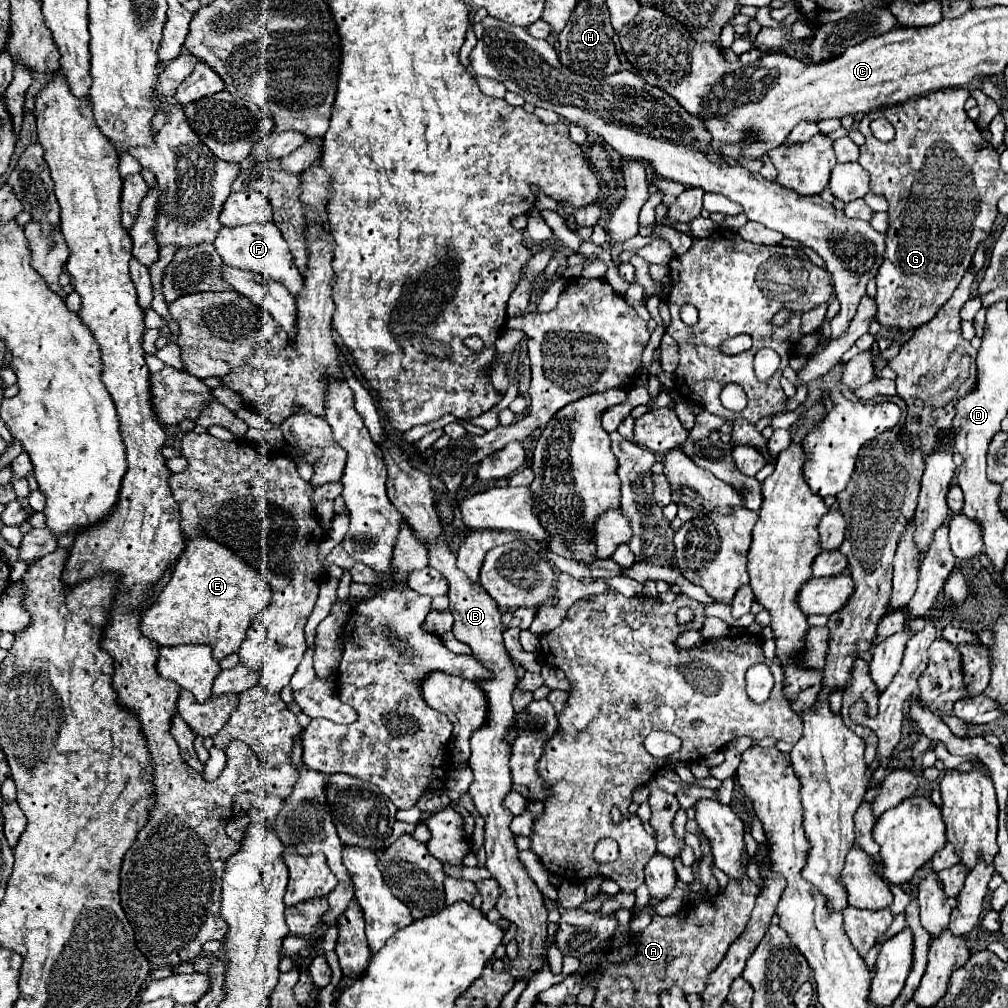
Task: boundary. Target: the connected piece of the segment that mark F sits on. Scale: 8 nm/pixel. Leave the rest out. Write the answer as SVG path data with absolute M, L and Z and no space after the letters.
M253 223L253 225L239 225L239 227L221 227L213 241L217 253L221 255L223 263L231 267L243 267L247 271L257 271L269 279L275 279L283 283L291 295L297 295L303 285L301 285L301 273L293 263L293 255L287 247L287 243L281 237L279 227L275 223Z

